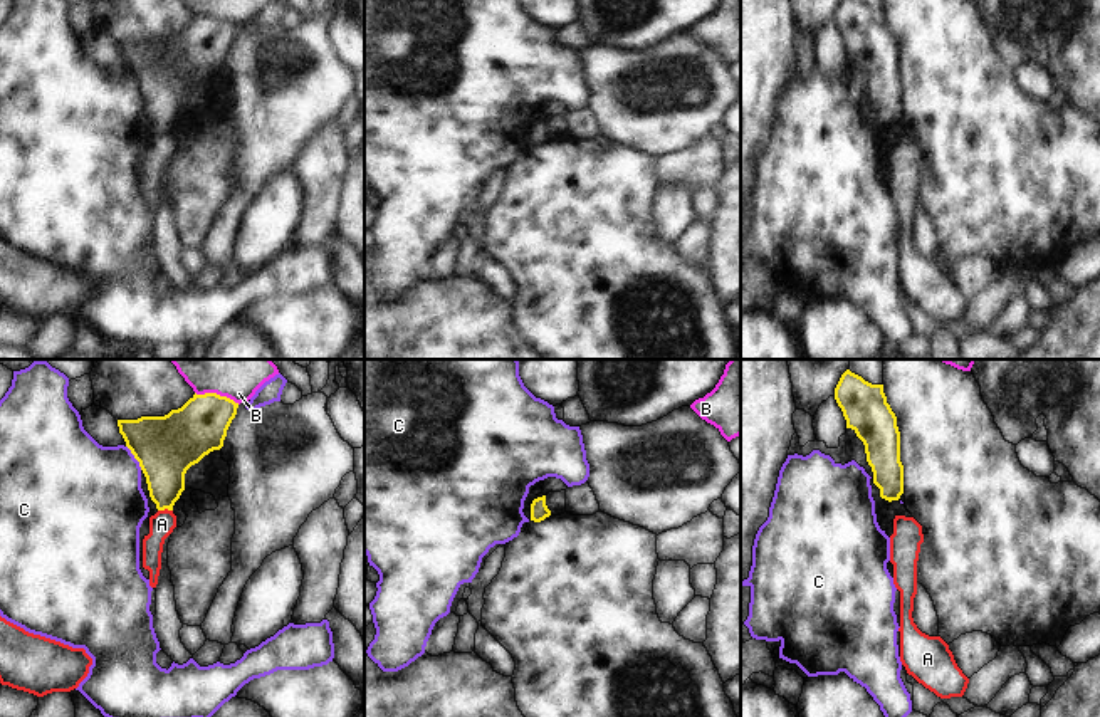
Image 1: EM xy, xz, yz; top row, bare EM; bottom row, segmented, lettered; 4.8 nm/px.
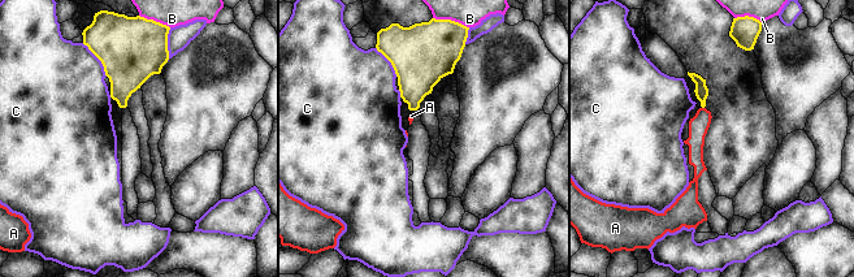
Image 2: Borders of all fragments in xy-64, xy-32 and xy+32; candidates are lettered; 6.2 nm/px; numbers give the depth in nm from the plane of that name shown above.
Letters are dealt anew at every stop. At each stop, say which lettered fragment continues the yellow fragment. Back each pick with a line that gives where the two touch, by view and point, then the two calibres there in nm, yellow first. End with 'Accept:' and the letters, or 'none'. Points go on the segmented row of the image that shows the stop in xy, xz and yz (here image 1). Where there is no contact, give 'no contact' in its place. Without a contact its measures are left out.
Accept: none

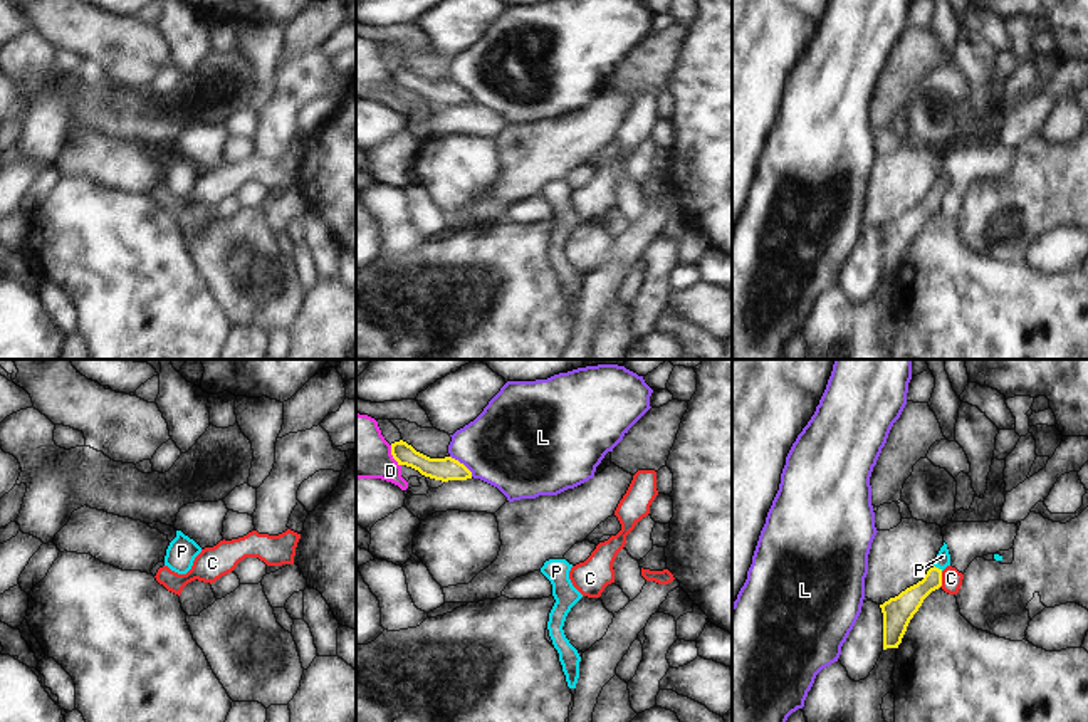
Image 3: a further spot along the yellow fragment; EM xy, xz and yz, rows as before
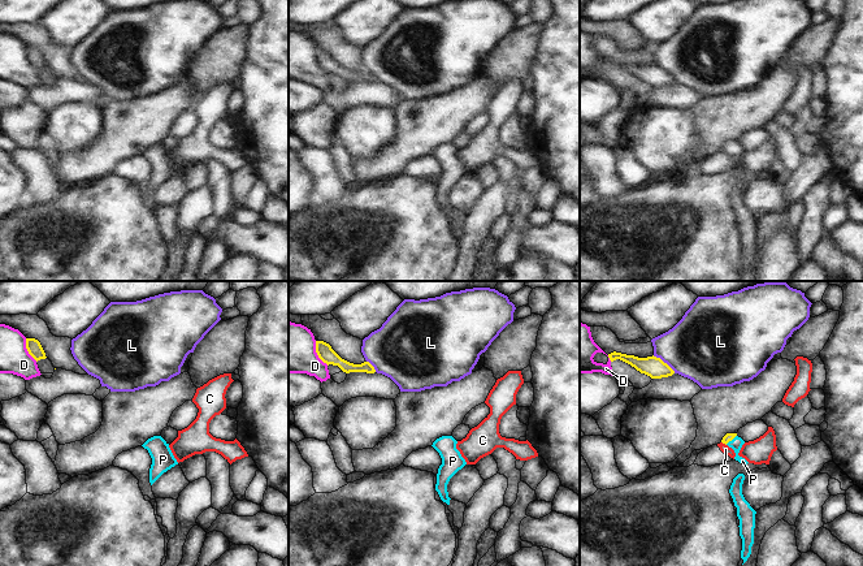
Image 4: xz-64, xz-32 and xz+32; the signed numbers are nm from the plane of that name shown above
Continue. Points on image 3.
P: contact yz (937, 568); calibres 120 and 70 nm
Accept: P

